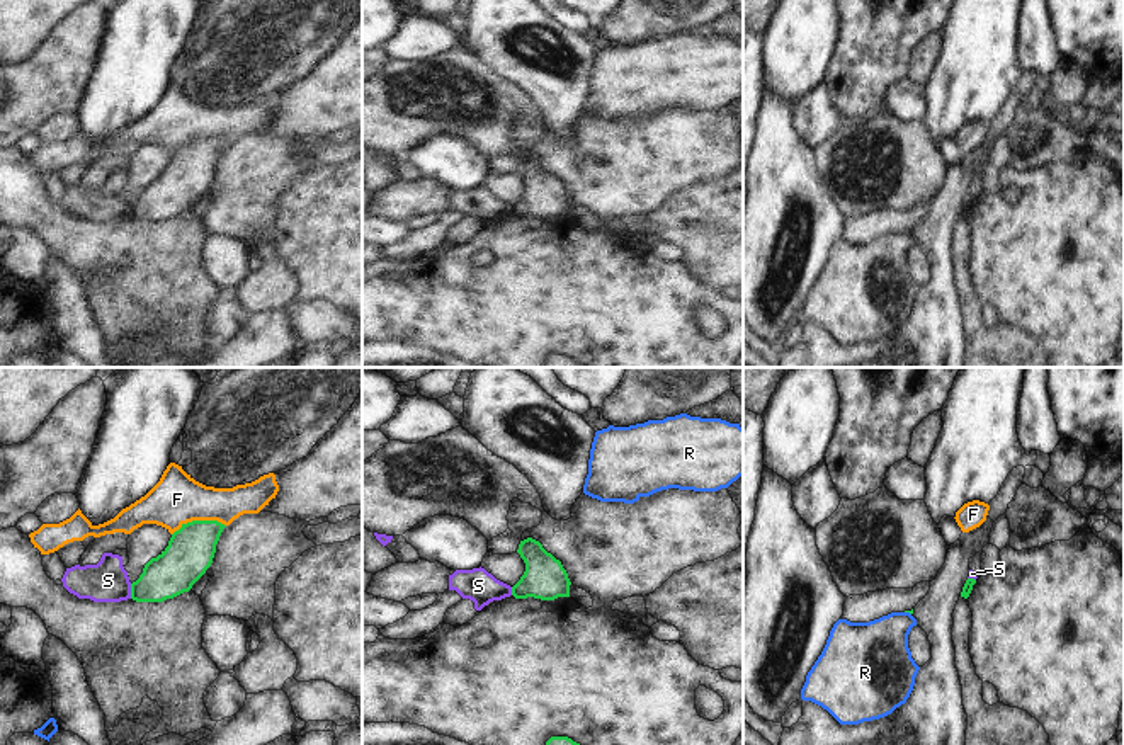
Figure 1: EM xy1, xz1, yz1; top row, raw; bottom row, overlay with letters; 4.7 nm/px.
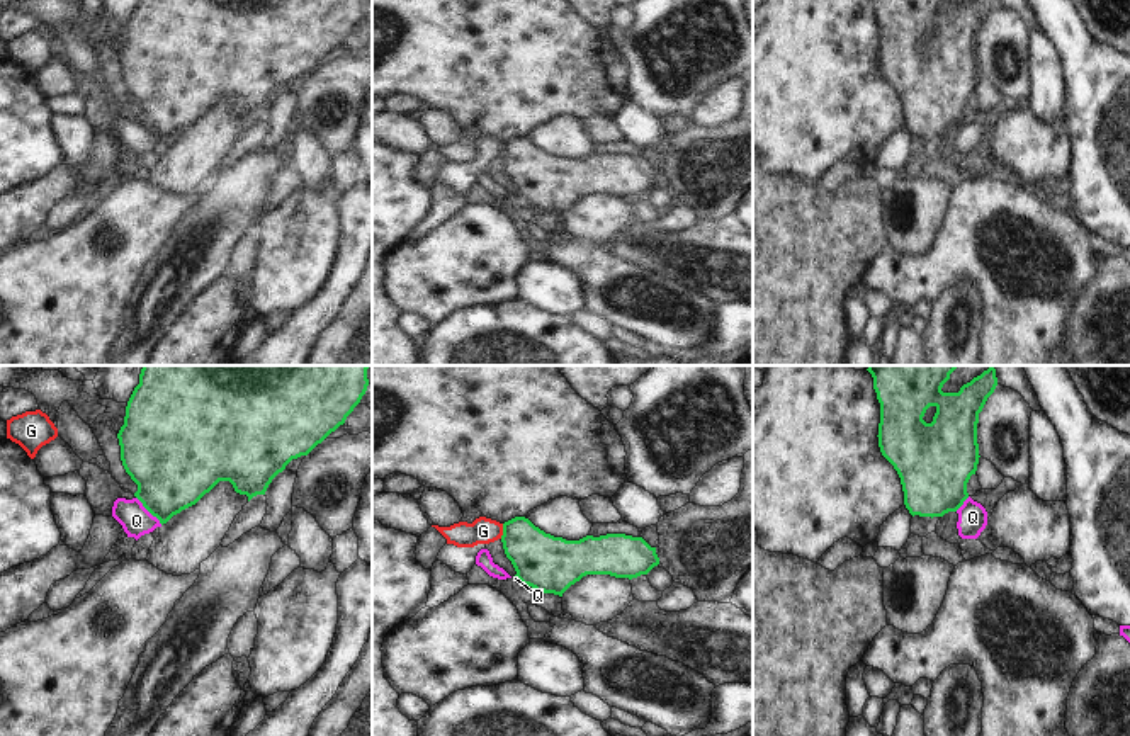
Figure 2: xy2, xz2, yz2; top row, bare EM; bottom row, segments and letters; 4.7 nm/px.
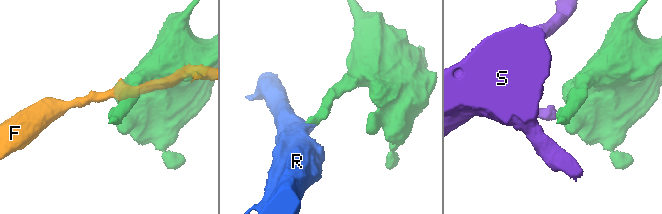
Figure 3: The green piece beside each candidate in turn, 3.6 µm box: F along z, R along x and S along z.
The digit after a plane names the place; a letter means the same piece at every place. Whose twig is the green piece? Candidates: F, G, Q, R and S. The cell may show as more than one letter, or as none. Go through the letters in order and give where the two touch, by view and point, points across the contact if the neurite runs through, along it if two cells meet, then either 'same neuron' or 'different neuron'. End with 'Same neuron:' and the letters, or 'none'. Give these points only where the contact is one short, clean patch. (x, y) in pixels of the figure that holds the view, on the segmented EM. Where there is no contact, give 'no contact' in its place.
F: xy1 (198, 521) | along xy1 (225, 524), (216, 521), (187, 521), (172, 534) | different neuron
G: xz2 (503, 531) | along xz2 (503, 524), (500, 537) | different neuron
Q: xy2 (148, 510) | along xy2 (136, 497), (162, 524) | different neuron
R: yz1 (908, 611) | across yz1 (912, 609), (908, 611), (876, 652) | same neuron
S: xy1 (131, 591) | along xy1 (130, 584), (131, 597) | different neuron
Same neuron: R

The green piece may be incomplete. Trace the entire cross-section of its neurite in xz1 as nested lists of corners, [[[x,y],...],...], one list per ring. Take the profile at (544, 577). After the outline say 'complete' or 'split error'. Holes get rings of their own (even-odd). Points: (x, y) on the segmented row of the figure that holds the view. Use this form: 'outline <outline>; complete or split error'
outline [[[532,537],[520,541],[517,553],[525,563],[525,572],[512,587],[515,599],[554,600],[558,597],[570,597],[571,582],[566,570],[539,541]]]; complete

